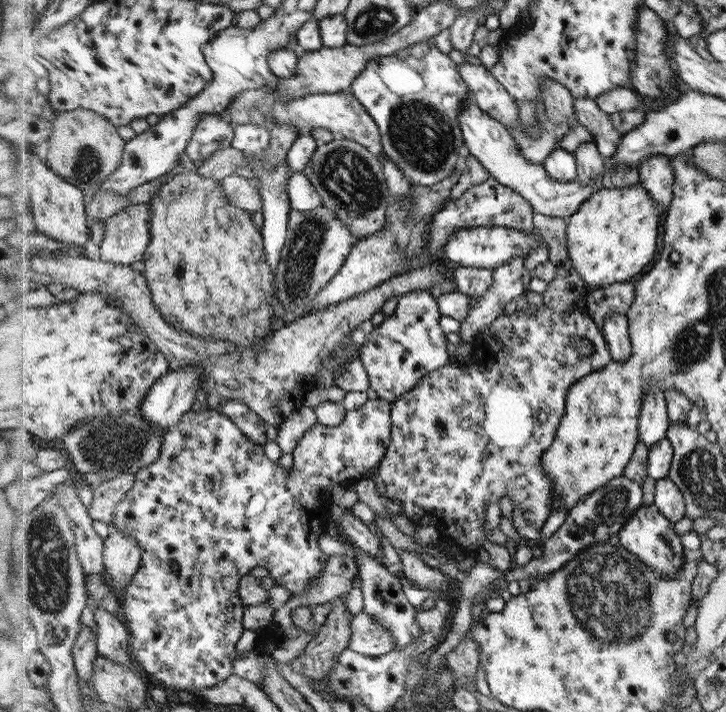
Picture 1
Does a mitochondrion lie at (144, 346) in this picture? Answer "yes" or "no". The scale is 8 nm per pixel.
no

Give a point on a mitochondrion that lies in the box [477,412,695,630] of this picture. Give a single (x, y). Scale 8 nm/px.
(610, 510)

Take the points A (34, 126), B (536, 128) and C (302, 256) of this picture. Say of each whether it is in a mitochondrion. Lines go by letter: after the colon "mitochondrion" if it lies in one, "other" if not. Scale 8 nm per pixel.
A: other
B: mitochondrion
C: mitochondrion

